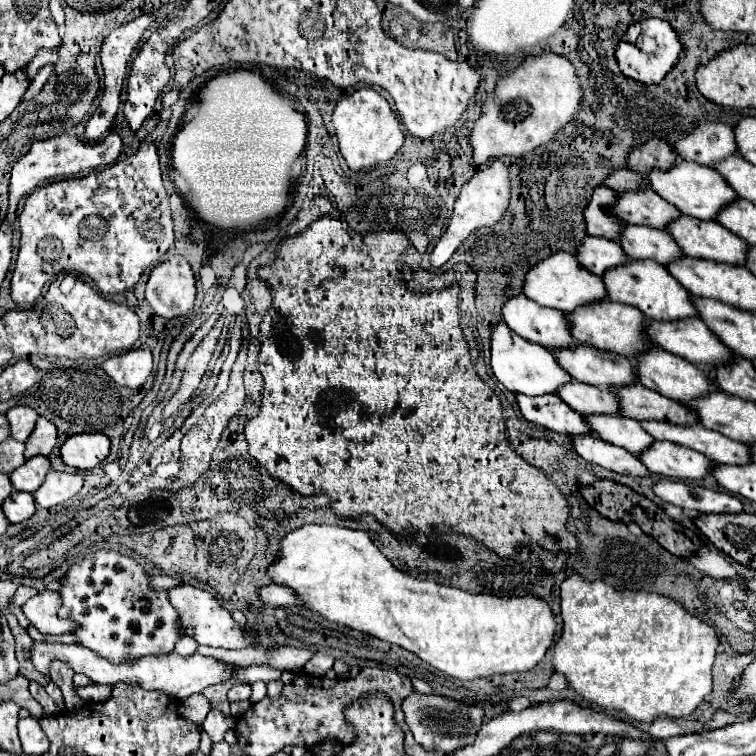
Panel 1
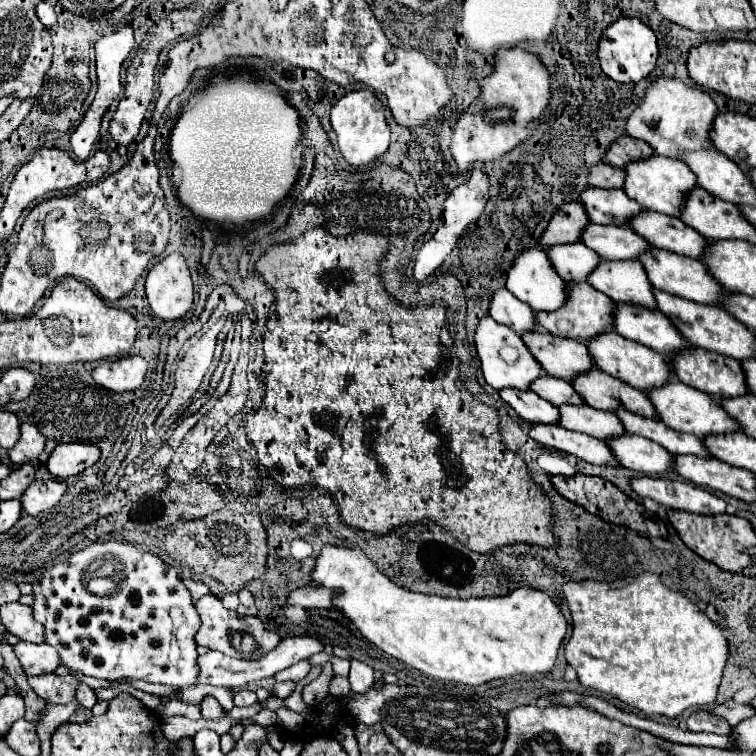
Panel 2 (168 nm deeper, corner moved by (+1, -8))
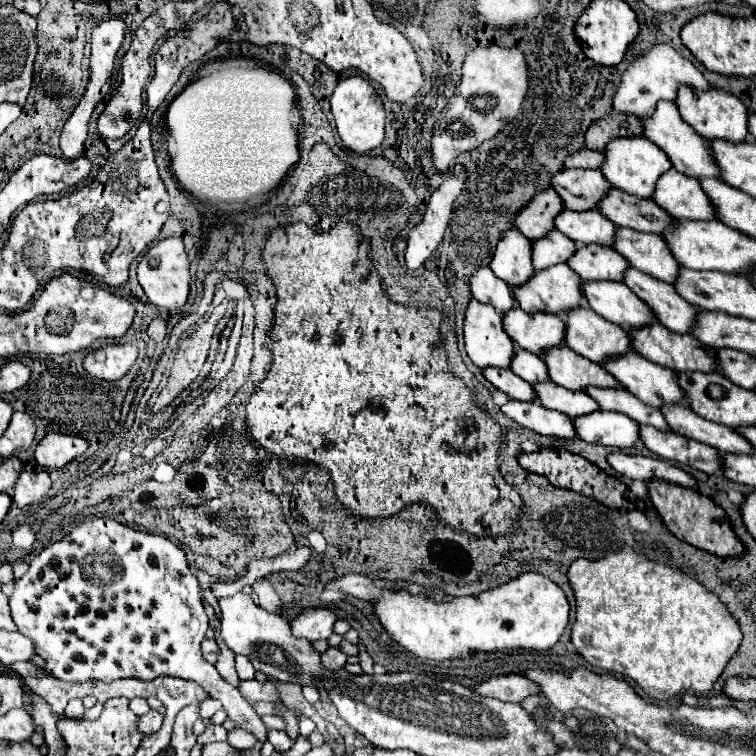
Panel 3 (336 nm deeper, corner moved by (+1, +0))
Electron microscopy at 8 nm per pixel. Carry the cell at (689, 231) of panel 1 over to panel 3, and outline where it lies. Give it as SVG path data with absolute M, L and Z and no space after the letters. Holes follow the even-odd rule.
M611 187L605 193L597 209L617 227L629 227L635 231L657 233L657 235L661 235L673 221L673 217L669 217L651 199L639 199L635 195L627 195L617 187Z

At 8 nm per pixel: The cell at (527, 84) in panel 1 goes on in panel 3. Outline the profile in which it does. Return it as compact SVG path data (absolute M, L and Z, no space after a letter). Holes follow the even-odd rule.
M491 45L485 49L471 49L465 55L461 73L461 83L457 85L455 95L447 101L437 123L433 125L431 157L433 167L439 173L447 173L459 153L471 151L479 143L497 135L517 115L529 89L527 65L523 53L517 47L505 49Z

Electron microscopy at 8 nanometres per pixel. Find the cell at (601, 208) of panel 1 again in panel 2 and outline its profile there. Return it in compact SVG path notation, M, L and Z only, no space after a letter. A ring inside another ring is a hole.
M565 203L565 207L559 207L559 211L551 217L547 231L543 233L543 245L553 247L559 243L577 243L589 223L591 221L583 203Z

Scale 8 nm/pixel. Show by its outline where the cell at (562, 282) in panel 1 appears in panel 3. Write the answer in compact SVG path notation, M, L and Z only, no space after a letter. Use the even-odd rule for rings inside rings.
M505 231L495 247L489 267L509 287L523 285L533 275L531 241L527 241L521 231Z

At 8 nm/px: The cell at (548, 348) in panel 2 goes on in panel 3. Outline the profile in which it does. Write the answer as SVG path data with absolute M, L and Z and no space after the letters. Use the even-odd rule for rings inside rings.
M517 305L503 313L503 329L519 347L541 355L545 349L563 345L565 323L553 313L525 313Z

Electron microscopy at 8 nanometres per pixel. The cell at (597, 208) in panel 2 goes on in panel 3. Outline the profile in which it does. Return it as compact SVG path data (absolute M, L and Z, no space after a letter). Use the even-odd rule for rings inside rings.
M565 169L551 177L551 187L571 211L595 209L603 191L611 187L597 169Z

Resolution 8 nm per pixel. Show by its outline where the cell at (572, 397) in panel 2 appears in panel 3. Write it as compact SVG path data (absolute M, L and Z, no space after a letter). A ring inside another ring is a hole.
M517 347L509 369L527 383L537 383L537 381L549 379L543 359L539 355L531 355L531 351L523 351L521 347Z

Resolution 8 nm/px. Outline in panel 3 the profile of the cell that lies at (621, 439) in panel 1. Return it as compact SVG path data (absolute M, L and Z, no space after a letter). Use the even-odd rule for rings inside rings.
M547 381L533 383L533 391L537 395L537 401L543 407L563 411L571 419L599 409L599 405L595 401L591 401L591 397L585 391L567 391L565 387L559 387L551 381L549 383Z

